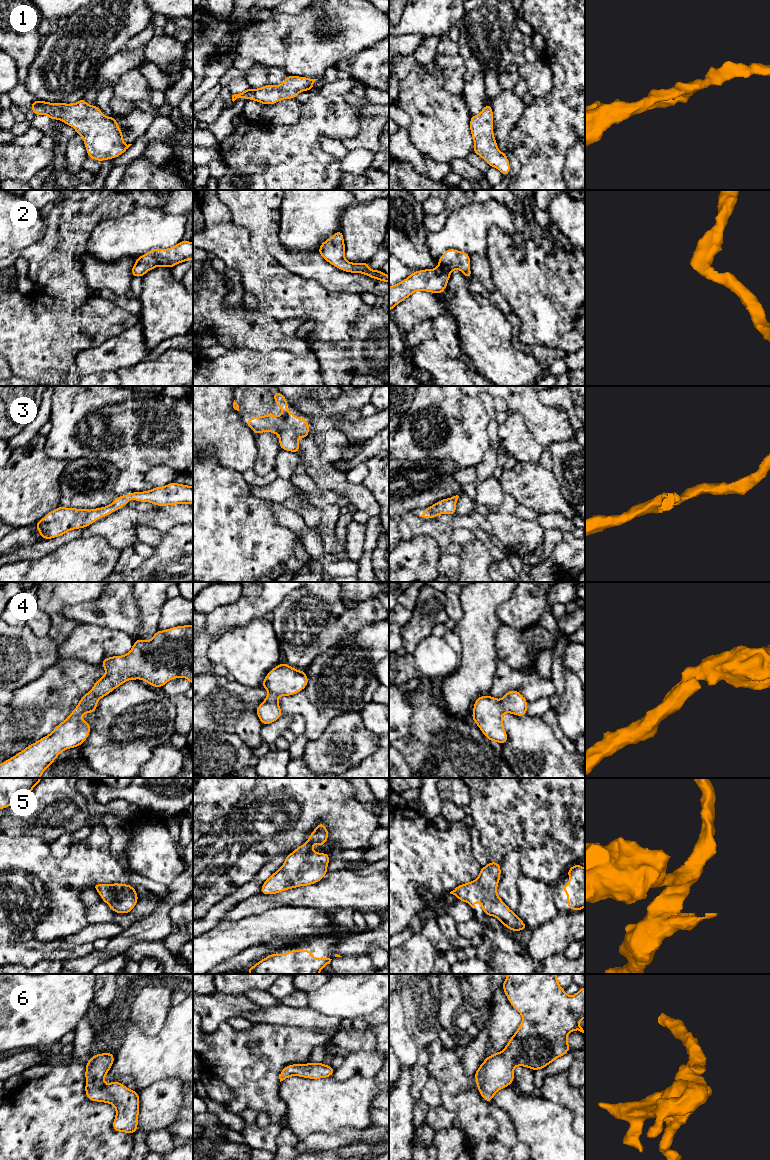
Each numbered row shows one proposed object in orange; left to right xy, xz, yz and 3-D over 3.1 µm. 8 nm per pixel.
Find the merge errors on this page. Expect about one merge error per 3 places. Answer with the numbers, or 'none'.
none

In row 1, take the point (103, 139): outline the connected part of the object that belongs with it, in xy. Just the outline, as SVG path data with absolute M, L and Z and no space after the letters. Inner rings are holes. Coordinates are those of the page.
M84 98L74 104L49 103L35 100L31 104L34 115L47 115L50 119L60 119L63 123L72 126L76 133L81 135L88 157L97 161L114 159L123 154L132 144L126 145L123 141L123 132L120 130L115 117L107 117L97 105L89 106Z

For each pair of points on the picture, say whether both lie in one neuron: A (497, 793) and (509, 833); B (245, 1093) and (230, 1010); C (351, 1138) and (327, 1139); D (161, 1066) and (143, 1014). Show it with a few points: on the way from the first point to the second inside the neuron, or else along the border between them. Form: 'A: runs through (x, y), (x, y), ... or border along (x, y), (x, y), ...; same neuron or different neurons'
A: runs through (504, 803), (504, 808), (509, 813), (509, 823); same neuron
B: border along (225, 1021), (213, 1032), (205, 1034); different neurons
C: runs through (345, 1138), (333, 1139); same neuron
D: border along (134, 1018), (148, 1035), (154, 1035), (166, 1019); different neurons

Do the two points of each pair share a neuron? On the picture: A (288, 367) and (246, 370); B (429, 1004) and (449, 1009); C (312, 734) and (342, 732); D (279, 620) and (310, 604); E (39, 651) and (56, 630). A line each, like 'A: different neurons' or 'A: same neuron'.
A: same neuron
B: different neurons
C: different neurons
D: same neuron
E: different neurons

